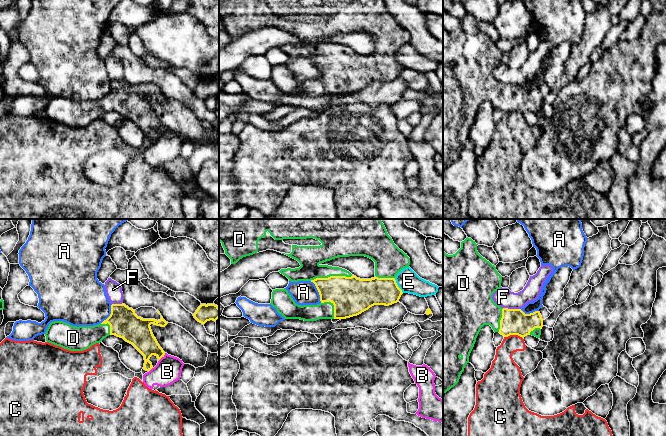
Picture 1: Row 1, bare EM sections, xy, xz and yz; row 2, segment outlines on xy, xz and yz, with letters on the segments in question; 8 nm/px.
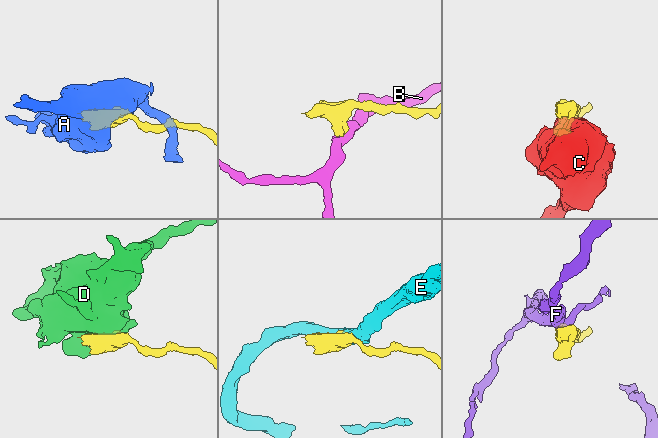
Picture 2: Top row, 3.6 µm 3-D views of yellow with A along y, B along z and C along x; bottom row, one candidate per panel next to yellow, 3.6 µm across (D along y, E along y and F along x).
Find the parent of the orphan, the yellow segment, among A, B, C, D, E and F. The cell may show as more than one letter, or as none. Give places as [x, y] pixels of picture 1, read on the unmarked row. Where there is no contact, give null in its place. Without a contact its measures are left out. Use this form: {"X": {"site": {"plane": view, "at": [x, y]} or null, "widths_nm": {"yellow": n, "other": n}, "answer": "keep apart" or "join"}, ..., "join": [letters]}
{"A": {"site": {"plane": "xz", "at": [318, 67]}, "widths_nm": {"yellow": 280, "other": 190}, "answer": "keep apart"}, "B": {"site": {"plane": "xy", "at": [162, 132]}, "widths_nm": {"yellow": 200, "other": 200}, "answer": "keep apart"}, "C": {"site": {"plane": "yz", "at": [513, 110]}, "widths_nm": {"yellow": 200, "other": 160}, "answer": "keep apart"}, "D": {"site": {"plane": "xz", "at": [331, 52]}, "widths_nm": {"yellow": 320, "other": 200}, "answer": "join"}, "E": {"site": {"plane": "xz", "at": [397, 61]}, "widths_nm": {"yellow": 220, "other": 180}, "answer": "keep apart"}, "F": {"site": {"plane": "yz", "at": [512, 85]}, "widths_nm": {"yellow": 200, "other": 150}, "answer": "keep apart"}, "join": ["D"]}

